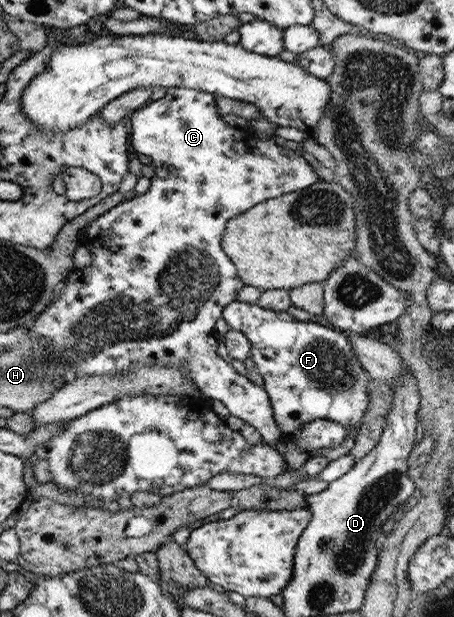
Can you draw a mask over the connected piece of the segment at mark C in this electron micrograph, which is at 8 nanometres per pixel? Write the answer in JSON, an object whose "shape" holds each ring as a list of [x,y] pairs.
{"shape":[[[174,87],[167,88],[164,95],[157,100],[151,101],[146,106],[142,105],[137,108],[130,116],[130,146],[133,152],[144,154],[151,160],[151,166],[154,168],[154,174],[149,178],[150,184],[148,190],[142,194],[134,196],[130,200],[116,204],[114,208],[110,208],[106,213],[96,216],[81,230],[80,245],[85,252],[90,252],[91,263],[80,269],[75,269],[69,273],[67,278],[58,285],[58,293],[60,296],[52,305],[46,307],[37,318],[32,322],[27,333],[27,338],[31,341],[38,341],[43,350],[37,353],[33,358],[33,363],[40,361],[43,365],[50,365],[53,368],[51,375],[53,379],[58,377],[66,382],[80,379],[85,376],[94,375],[117,375],[123,373],[130,365],[138,364],[155,364],[155,367],[168,365],[174,369],[180,369],[194,383],[194,386],[207,399],[214,399],[221,403],[230,416],[239,418],[248,426],[256,429],[262,438],[262,442],[272,445],[274,441],[282,438],[274,420],[272,420],[272,412],[269,398],[266,391],[258,385],[254,385],[245,376],[234,370],[230,361],[223,359],[215,351],[219,338],[214,332],[214,323],[221,317],[222,308],[229,302],[232,302],[242,288],[242,281],[236,276],[234,264],[226,256],[221,249],[221,238],[225,229],[226,221],[242,212],[246,212],[248,208],[252,208],[255,204],[264,202],[265,200],[300,190],[314,184],[317,181],[315,172],[311,166],[304,161],[304,158],[290,149],[282,148],[274,143],[274,139],[263,140],[255,138],[248,130],[235,129],[227,125],[220,119],[220,112],[216,110],[214,97],[207,92],[200,92],[191,88]]]}

